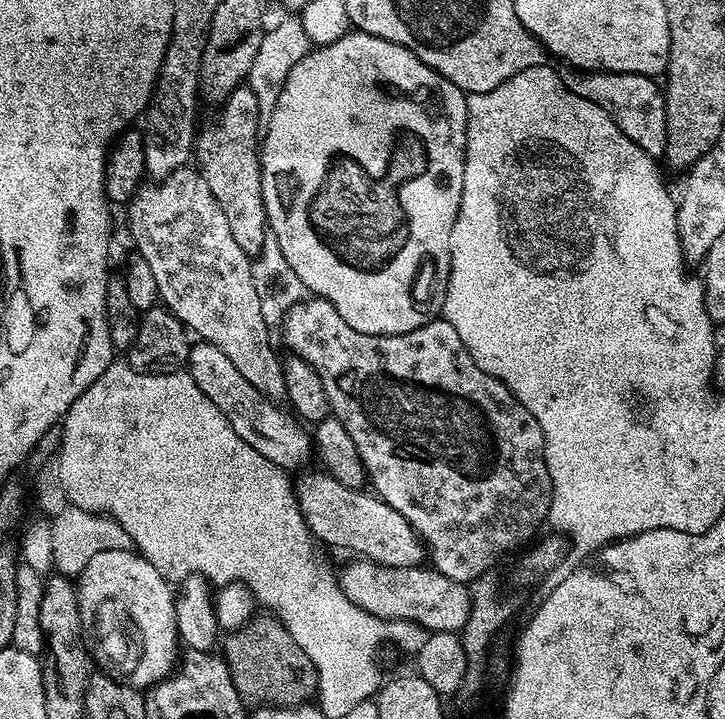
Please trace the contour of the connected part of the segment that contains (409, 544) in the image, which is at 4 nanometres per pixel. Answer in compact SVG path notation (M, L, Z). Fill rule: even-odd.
M323 470L315 471L301 473L294 487L296 501L307 526L319 543L350 550L353 555L385 568L415 568L421 565L426 550L402 514L374 494L344 486Z

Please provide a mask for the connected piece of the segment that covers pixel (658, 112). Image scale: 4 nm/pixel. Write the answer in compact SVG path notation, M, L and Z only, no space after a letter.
M580 70L576 76L567 77L566 83L570 91L602 106L606 114L647 156L663 157L666 146L666 106L661 85L651 76L634 74L633 72L602 72L599 70Z

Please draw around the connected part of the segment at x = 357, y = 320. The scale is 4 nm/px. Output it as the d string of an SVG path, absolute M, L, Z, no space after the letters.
M349 30L344 36L338 38L337 41L313 47L304 55L302 62L298 62L298 66L294 66L294 70L290 70L290 74L282 86L282 94L278 94L278 102L270 114L270 122L263 129L262 143L259 145L262 198L266 206L266 218L268 219L270 232L274 237L278 238L278 246L282 248L282 254L286 256L286 262L290 264L291 269L301 278L307 291L313 297L323 298L331 302L334 310L338 310L338 314L342 314L342 318L346 318L346 322L350 322L350 326L354 326L354 330L362 330L362 334L378 334L379 336L402 334L403 332L409 332L418 326L427 324L428 321L437 319L441 315L444 307L444 291L448 285L448 271L452 265L452 259L450 258L450 230L454 230L454 218L460 213L462 178L464 177L464 155L466 154L467 141L468 96L458 86L454 86L454 82L442 78L442 74L438 74L430 66L423 64L409 48L403 48L400 44L383 40L377 36L371 36L365 32Z

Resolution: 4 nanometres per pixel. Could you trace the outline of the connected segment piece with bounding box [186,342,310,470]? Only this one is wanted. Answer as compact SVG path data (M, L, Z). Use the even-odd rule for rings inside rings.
M193 343L188 349L186 370L194 378L198 390L202 390L202 394L206 394L206 398L210 398L210 402L214 402L222 414L226 414L226 422L234 426L234 434L238 434L242 442L254 446L262 458L285 470L300 470L305 467L303 464L307 462L308 456L310 460L309 429L295 415L287 412L287 416L280 406L250 386L250 382L238 374L238 366L234 366L234 362L230 362L230 358L226 358L218 346Z

